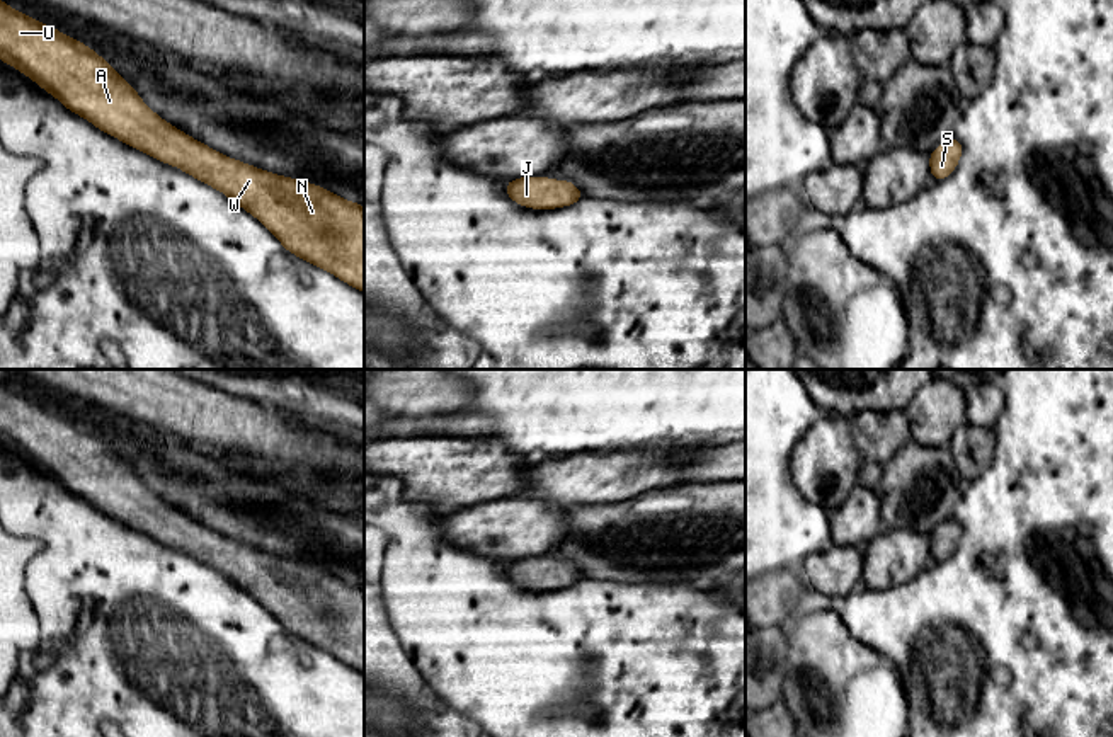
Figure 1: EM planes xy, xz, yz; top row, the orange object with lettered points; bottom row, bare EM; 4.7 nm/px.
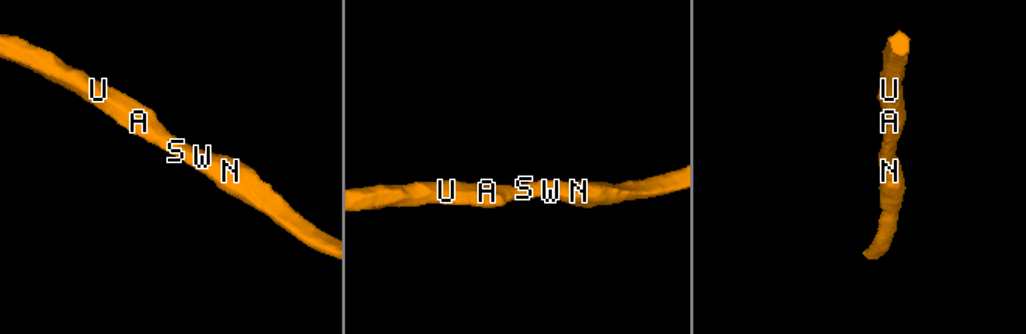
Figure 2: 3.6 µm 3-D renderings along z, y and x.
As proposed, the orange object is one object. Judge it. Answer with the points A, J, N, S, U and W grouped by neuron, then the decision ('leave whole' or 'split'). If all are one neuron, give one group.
A J N S U W; leave whole

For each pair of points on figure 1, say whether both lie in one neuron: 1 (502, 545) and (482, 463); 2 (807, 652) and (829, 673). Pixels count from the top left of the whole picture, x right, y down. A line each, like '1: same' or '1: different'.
1: different
2: same

